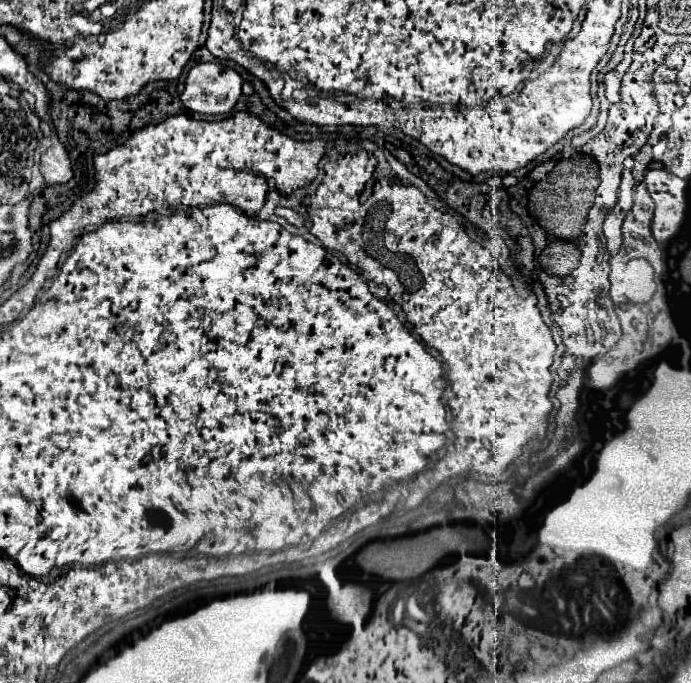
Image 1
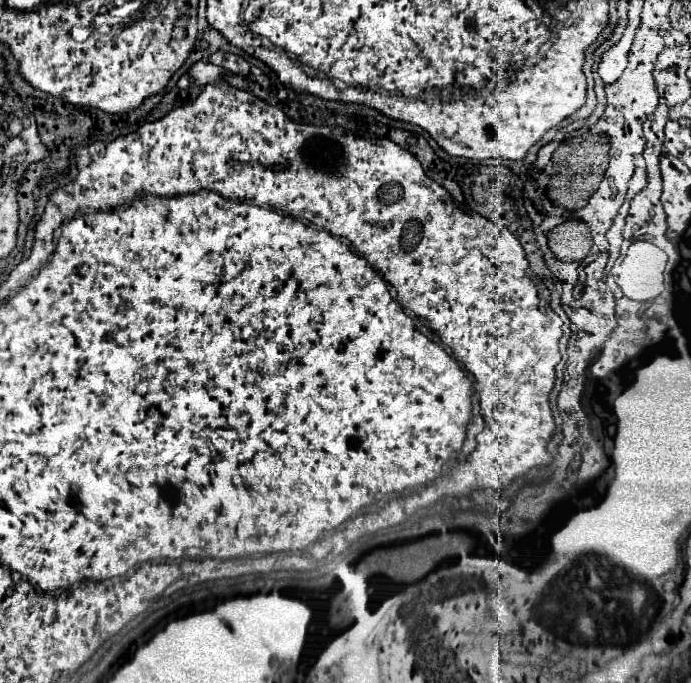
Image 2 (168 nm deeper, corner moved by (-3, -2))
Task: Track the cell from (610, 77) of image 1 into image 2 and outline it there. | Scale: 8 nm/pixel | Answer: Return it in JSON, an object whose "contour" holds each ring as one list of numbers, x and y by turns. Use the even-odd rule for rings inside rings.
{"contour":[[625,26,623,38,617,44,613,44,607,52,601,54,597,72,603,78,603,82,615,82,621,76,621,72,625,70,625,64,627,64,627,52,631,48,633,38,635,38,635,30,631,30,631,26]]}

